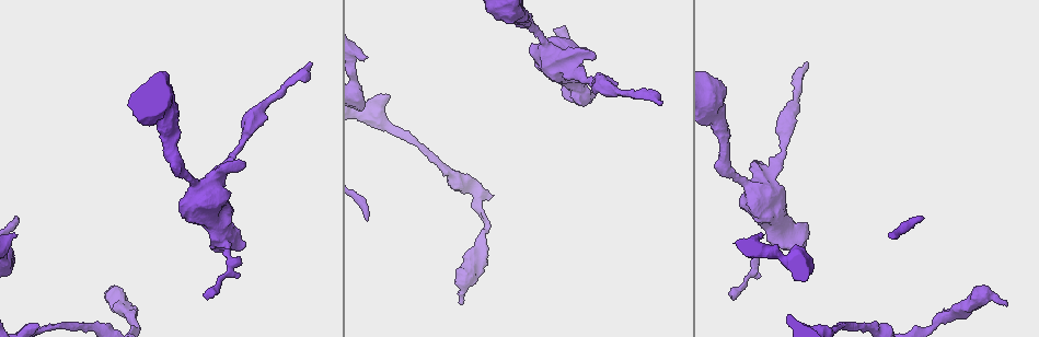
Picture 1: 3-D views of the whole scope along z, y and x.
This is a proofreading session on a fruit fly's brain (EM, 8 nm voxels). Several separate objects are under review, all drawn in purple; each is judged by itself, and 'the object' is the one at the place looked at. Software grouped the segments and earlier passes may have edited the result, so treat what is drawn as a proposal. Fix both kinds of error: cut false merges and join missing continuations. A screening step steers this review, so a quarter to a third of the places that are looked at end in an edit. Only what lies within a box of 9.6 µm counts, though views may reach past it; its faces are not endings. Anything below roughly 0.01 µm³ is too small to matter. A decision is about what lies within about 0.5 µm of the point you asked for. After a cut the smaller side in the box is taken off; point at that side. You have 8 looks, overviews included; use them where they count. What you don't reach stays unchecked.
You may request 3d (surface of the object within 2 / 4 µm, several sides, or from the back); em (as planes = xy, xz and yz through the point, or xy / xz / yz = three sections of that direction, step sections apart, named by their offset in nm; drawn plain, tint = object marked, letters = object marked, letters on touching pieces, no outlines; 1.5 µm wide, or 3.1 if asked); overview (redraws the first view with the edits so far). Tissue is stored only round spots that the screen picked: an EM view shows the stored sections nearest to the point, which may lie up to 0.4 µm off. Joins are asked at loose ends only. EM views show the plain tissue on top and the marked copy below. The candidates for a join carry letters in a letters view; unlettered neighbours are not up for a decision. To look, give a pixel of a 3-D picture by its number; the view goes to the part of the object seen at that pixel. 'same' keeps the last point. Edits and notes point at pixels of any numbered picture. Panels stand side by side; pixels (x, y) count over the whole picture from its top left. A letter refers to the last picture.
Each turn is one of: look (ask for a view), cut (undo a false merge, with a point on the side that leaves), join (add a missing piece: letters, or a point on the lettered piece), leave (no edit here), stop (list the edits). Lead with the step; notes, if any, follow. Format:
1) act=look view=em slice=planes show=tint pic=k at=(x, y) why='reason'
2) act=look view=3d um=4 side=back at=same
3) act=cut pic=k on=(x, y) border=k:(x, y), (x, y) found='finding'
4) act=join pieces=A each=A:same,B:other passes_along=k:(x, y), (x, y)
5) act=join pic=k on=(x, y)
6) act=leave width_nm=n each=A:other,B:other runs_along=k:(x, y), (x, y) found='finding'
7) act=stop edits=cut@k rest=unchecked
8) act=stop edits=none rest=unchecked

act=look view=em slice=planes show=tint pic=1 at=(16, 234) why='an open end'

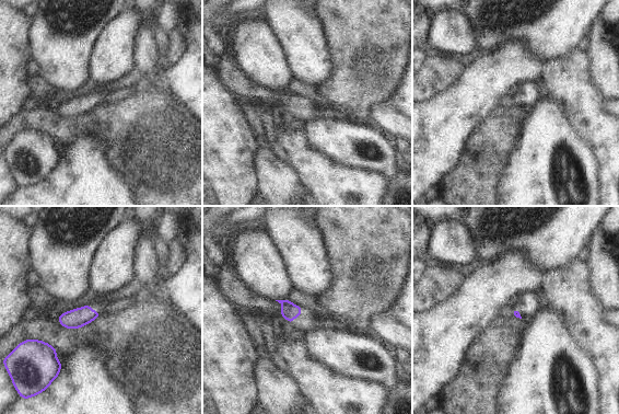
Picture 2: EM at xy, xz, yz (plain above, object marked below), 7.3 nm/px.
act=look view=em slice=planes show=letters at=same

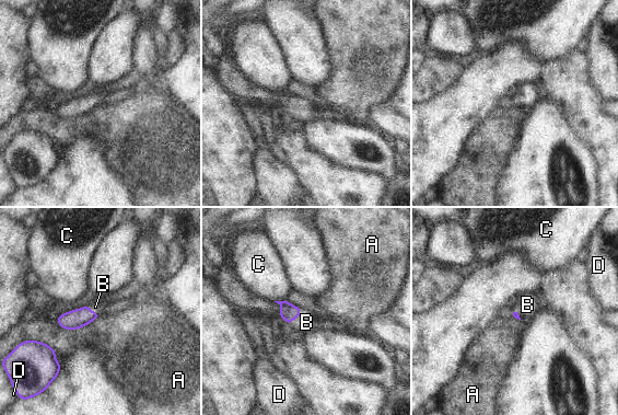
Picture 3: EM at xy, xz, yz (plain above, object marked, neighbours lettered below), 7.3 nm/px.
act=join pic=3 on=(306, 322) each=A:other,B:same,C:other,D:other passes_along=3:(288, 311), (296, 316), (306, 322) found='it goes on there'

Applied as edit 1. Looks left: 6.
act=look view=overview

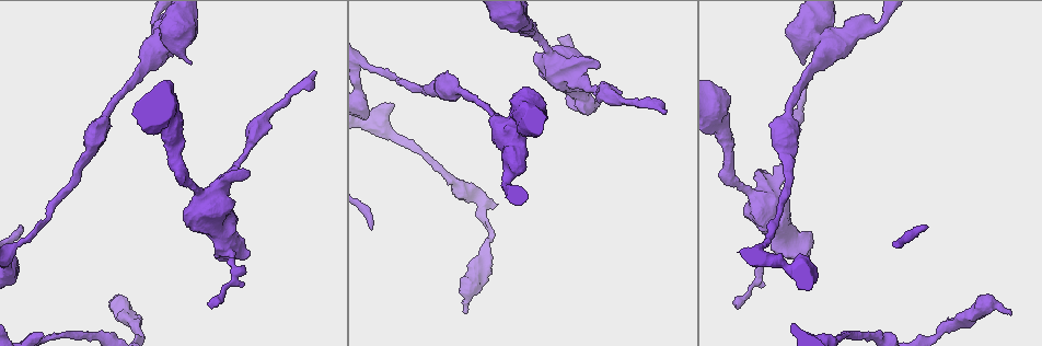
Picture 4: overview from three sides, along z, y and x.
act=look view=em slice=planes show=letters pic=4 at=(372, 226) why='end of a long branch'

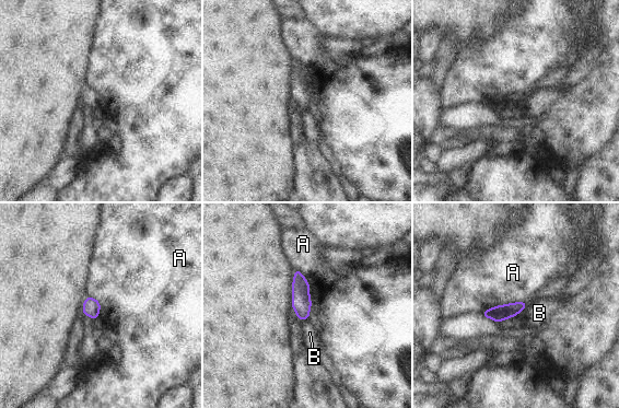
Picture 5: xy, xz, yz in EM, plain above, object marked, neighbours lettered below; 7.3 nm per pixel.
act=leave width_nm=120 each=A:other,B:other border=5:(528, 302), (510, 302), (499, 305) found='none of them fits'

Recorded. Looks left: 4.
act=look view=3d um=4 pic=4 at=(465, 313) why='free end'

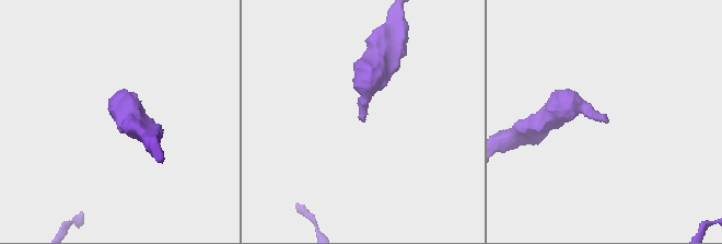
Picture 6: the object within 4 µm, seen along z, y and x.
act=look view=em slice=planes show=letters pic=6 at=(361, 118)

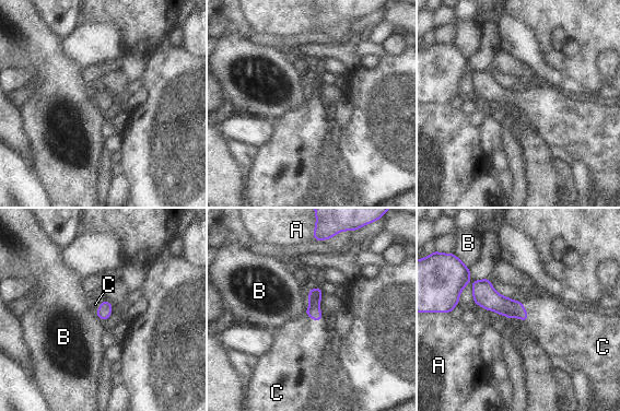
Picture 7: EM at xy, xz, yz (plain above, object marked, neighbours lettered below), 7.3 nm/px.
act=join pic=7 on=(556, 325) each=A:other,B:other,C:same passes_along=7:(493, 301), (525, 312), (556, 325) found='it goes on there'

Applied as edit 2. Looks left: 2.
act=stop edits=join@3,join@7 rest=unchecked

